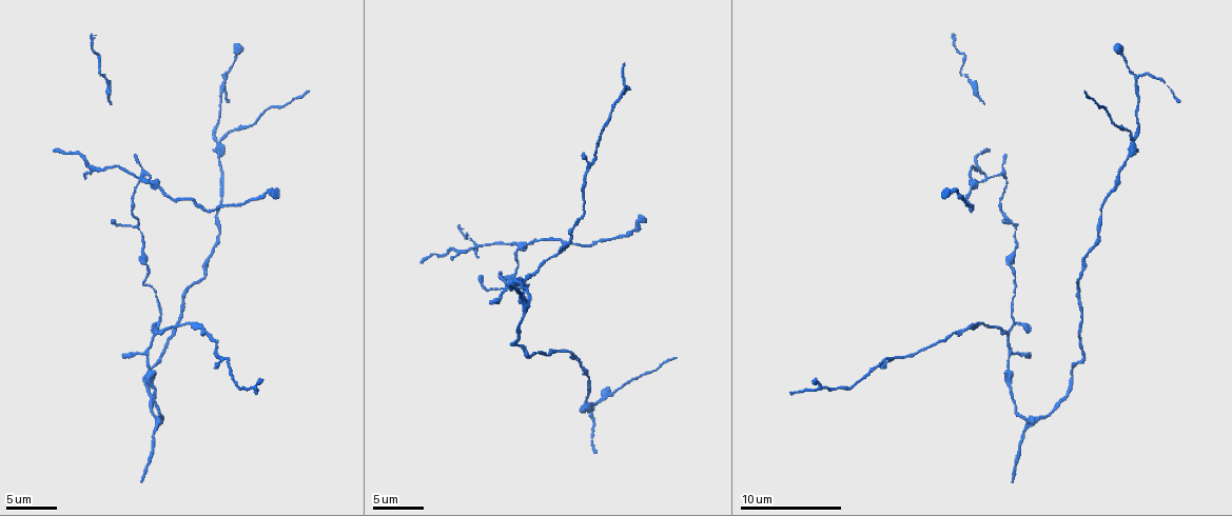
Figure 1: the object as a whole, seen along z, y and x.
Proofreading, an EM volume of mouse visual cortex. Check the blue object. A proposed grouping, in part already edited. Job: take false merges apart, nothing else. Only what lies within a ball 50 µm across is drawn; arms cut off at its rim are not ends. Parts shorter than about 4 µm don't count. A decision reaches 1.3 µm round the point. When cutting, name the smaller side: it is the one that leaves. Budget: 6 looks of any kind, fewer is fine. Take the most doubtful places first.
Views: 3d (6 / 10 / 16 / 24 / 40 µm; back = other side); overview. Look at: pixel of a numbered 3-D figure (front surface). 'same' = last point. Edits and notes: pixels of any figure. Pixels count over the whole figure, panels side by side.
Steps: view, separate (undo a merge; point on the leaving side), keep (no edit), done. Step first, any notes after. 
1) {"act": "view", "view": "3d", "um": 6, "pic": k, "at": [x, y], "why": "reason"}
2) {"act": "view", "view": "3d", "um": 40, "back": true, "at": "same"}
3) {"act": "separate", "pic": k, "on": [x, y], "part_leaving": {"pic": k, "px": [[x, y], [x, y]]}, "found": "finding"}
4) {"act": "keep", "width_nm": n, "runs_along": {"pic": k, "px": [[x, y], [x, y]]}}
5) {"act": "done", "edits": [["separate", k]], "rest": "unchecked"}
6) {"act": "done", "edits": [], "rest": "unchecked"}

{"act": "view", "view": "3d", "um": 16, "pic": 1, "at": [1133, 141], "why": "a fork"}

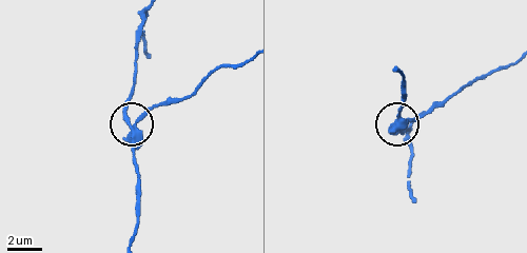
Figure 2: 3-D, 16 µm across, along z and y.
{"act": "view", "view": "3d", "um": 16, "back": true, "pic": 2, "at": [136, 121]}

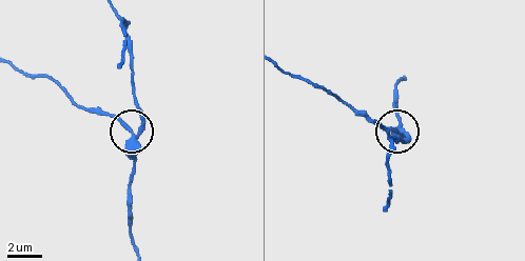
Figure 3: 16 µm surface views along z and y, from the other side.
{"act": "separate", "pic": 3, "on": [123, 123], "width_nm": 280, "found": "two neurons meet here"}

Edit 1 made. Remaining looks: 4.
{"act": "view", "view": "overview"}

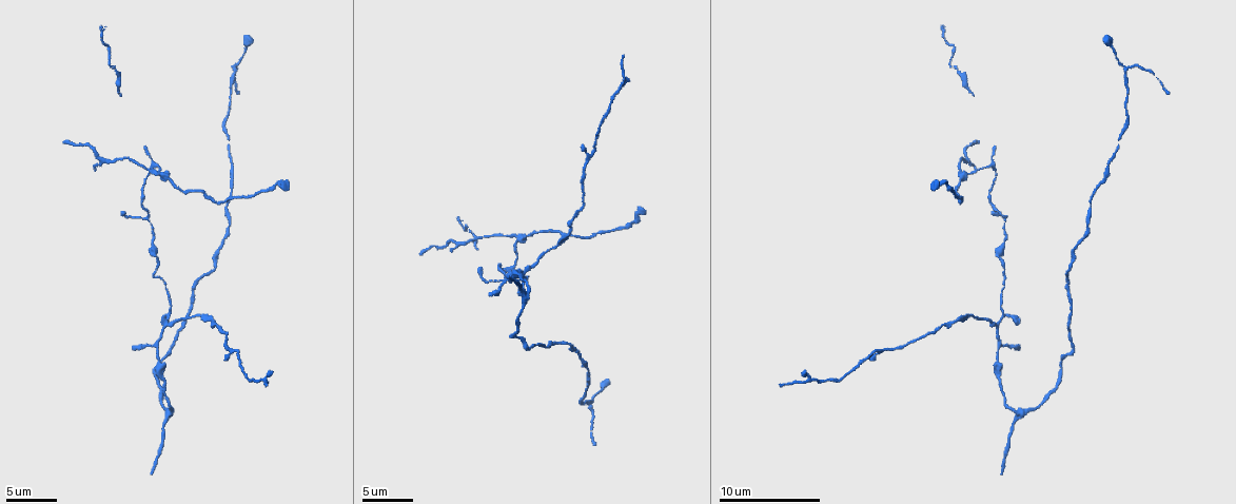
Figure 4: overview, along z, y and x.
{"act": "view", "view": "3d", "um": 10, "pic": 4, "at": [167, 416], "why": "branch point"}

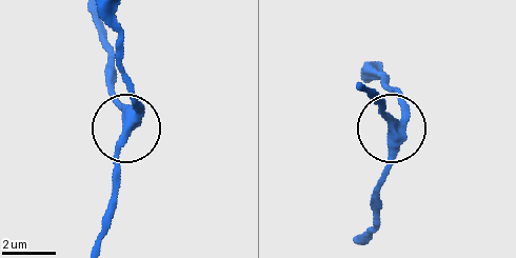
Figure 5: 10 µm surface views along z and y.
{"act": "keep", "width_nm": 390, "found": "one neuron here"}

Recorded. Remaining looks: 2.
{"act": "view", "view": "3d", "um": 10, "pic": 4, "at": [520, 236], "why": "side arm on a straight run"}

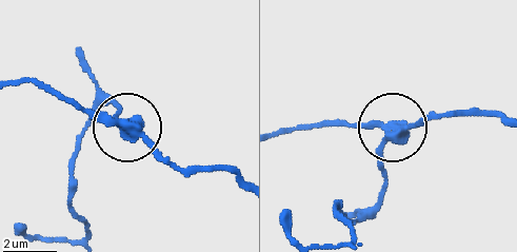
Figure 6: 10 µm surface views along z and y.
{"act": "separate", "pic": 6, "on": [161, 156], "side_arm_um": 16, "part_leaving": {"pic": 6, "px": [[138, 131], [183, 169], [237, 174]]}, "found": "a second neuron is stuck on"}

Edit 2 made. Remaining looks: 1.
{"act": "done", "edits": [["separate", 3], ["separate", 6]], "rest": "unchecked"}

